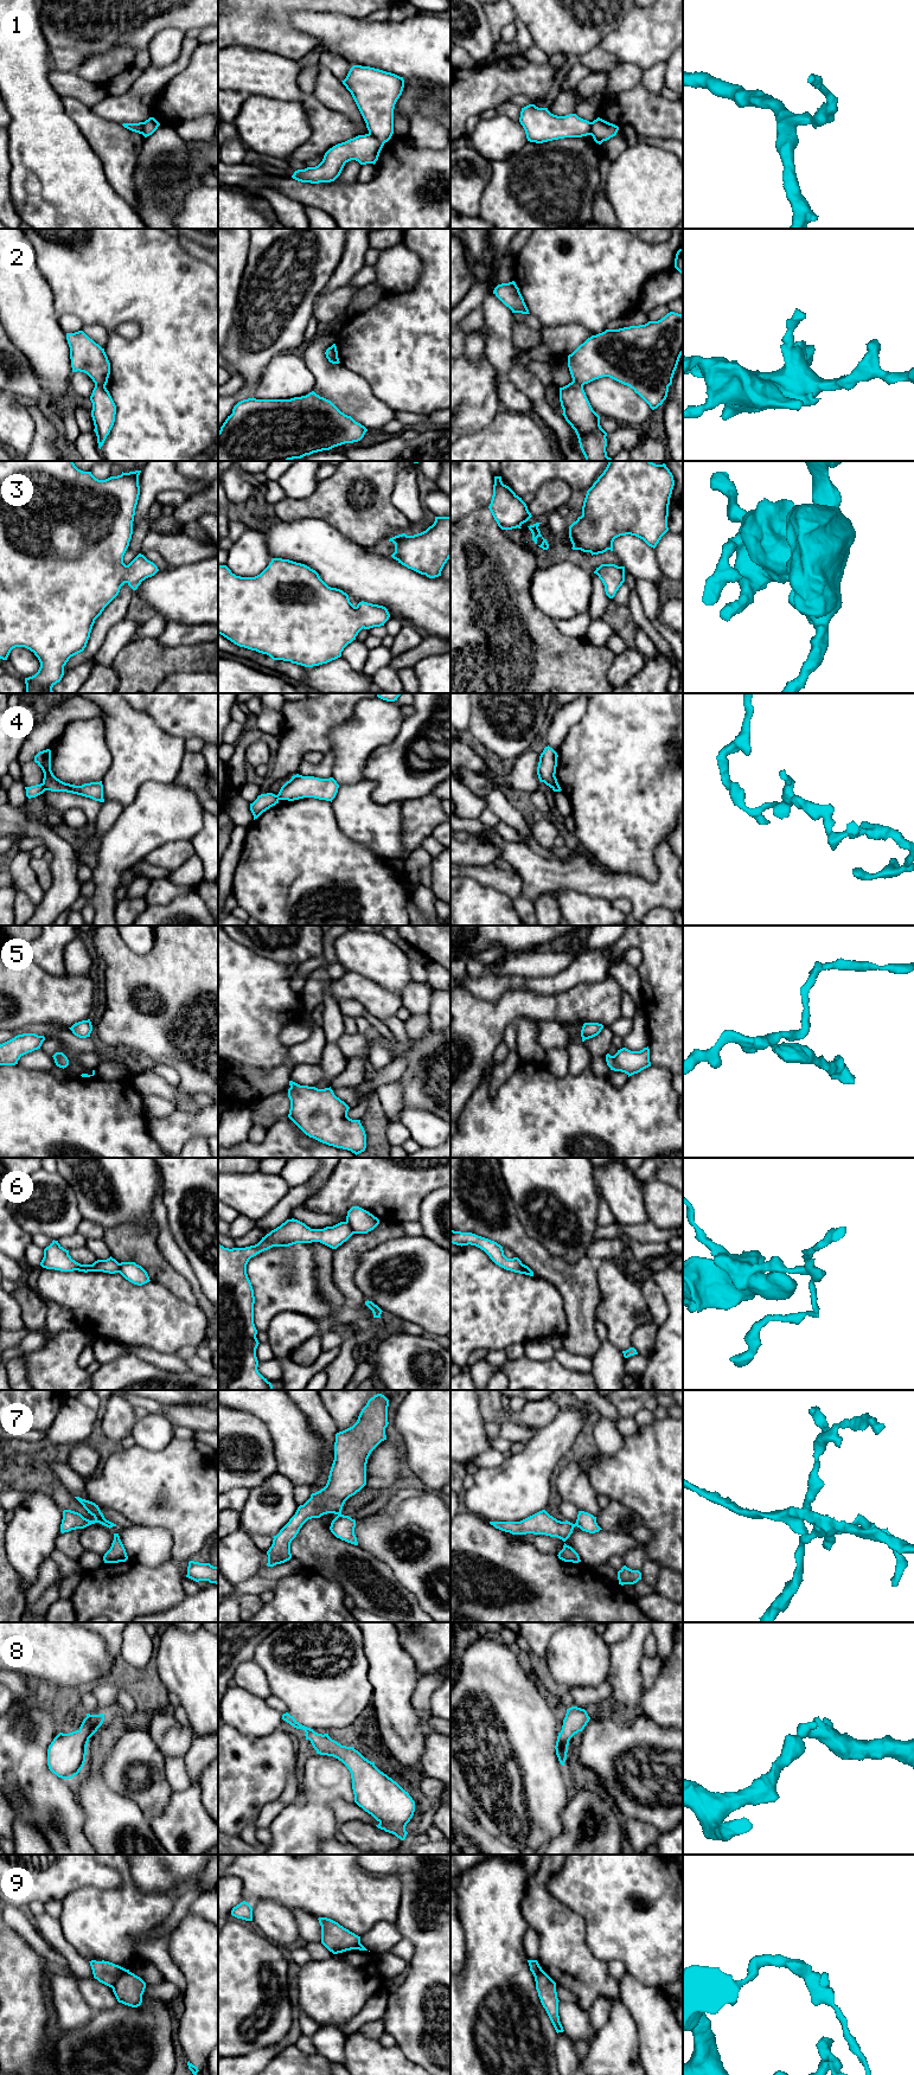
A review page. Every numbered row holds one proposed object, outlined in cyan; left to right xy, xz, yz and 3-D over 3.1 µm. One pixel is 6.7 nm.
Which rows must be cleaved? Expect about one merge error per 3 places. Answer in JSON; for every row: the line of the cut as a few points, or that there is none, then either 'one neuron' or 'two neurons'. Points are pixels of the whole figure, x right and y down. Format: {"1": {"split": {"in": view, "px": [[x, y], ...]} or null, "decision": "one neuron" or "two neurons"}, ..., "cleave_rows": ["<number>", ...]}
{"1": {"split": {"in": "xz", "px": [[369, 132], [383, 143]]}, "decision": "two neurons"}, "2": {"split": {"in": "xy", "px": [[95, 383], [104, 385]]}, "decision": "two neurons"}, "3": {"split": null, "decision": "one neuron"}, "4": {"split": {"in": "xy", "px": [[42, 783], [45, 789]]}, "decision": "two neurons"}, "5": {"split": null, "decision": "one neuron"}, "6": {"split": {"in": "xz", "px": [[346, 1221], [353, 1233]]}, "decision": "two neurons"}, "7": {"split": {"in": "xz", "px": [[338, 1513], [340, 1515]]}, "decision": "two neurons"}, "8": {"split": null, "decision": "one neuron"}, "9": {"split": {"in": "xy", "px": [[127, 1970], [112, 1987]]}, "decision": "two neurons"}, "cleave_rows": ["1", "2", "4", "6", "7", "9"]}

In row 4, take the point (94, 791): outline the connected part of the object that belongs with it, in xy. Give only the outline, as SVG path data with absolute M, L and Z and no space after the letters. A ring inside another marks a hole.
M50 749L39 751L34 756L34 762L41 768L44 773L43 784L45 790L66 792L66 793L72 793L85 798L90 798L95 801L104 802L102 781L84 783L82 786L75 786L75 784L65 783L59 779L57 779L51 770Z

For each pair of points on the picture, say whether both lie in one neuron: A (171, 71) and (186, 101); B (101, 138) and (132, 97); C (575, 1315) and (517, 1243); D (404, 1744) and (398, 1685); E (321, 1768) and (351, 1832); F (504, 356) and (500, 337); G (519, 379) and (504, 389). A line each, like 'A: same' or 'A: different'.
A: different
B: different
C: same
D: same
E: different
F: same
G: different

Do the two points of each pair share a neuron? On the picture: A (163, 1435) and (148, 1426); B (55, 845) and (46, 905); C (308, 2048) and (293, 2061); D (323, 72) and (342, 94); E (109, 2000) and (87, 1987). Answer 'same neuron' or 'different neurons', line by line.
A: same neuron
B: same neuron
C: different neurons
D: same neuron
E: same neuron

